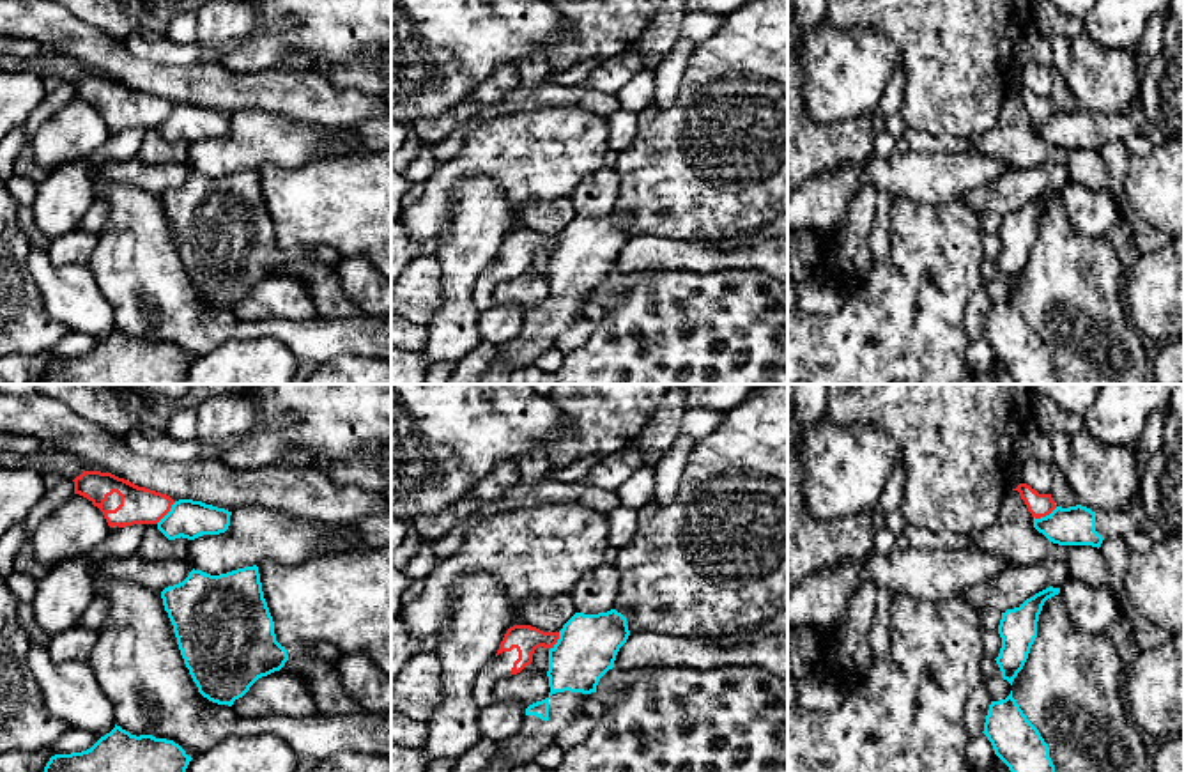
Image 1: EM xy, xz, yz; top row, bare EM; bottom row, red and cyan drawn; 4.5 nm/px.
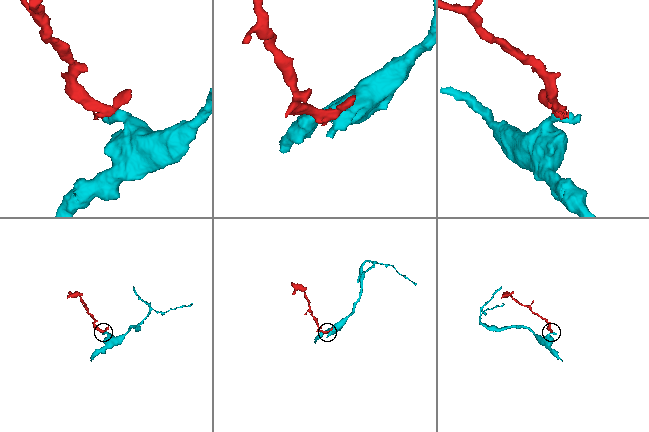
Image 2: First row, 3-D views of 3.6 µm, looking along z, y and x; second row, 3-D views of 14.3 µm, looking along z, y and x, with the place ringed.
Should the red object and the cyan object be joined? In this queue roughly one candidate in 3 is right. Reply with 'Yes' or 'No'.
No

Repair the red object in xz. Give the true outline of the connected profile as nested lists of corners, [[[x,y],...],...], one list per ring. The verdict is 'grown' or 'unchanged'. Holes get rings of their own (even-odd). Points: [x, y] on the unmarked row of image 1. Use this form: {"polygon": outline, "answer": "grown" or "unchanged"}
{"polygon": [[[515,225],[510,230],[499,248],[496,260],[483,269],[473,287],[474,305],[483,312],[494,306],[494,289],[511,278],[520,276],[533,266],[536,251],[554,251],[559,243],[559,235],[543,235],[536,230]]], "answer": "grown"}

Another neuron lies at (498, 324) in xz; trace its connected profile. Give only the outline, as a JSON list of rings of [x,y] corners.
[[[494,305],[481,312],[478,329],[485,342],[503,345],[520,335],[524,319],[526,312],[519,305]]]

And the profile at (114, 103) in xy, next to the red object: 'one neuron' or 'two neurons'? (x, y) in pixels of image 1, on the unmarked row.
one neuron

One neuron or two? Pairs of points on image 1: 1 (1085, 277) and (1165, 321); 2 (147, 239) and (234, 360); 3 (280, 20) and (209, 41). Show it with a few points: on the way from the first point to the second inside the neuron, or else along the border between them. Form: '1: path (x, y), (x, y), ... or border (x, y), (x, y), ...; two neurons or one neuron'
1: border (1128, 316), (1130, 323), (1147, 340); two neurons
2: border (264, 337), (229, 339), (193, 362); two neurons
3: border (257, 18), (255, 25), (239, 41); two neurons

